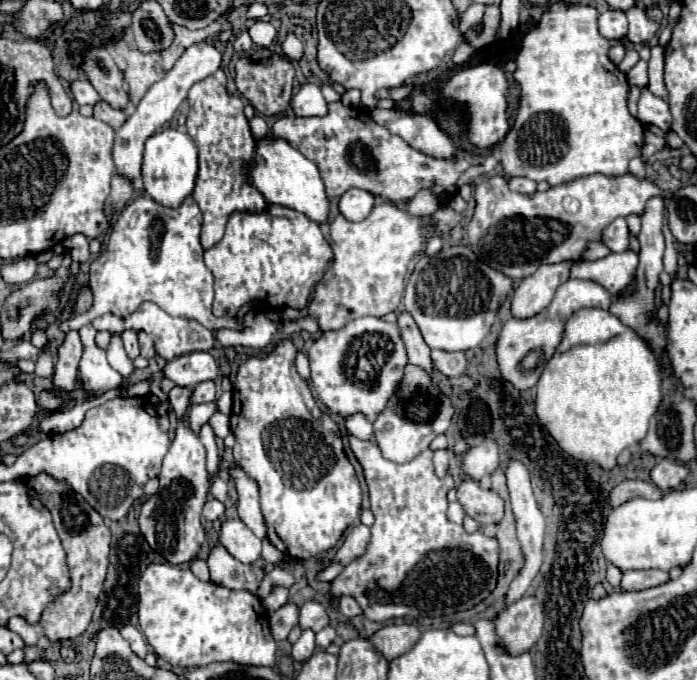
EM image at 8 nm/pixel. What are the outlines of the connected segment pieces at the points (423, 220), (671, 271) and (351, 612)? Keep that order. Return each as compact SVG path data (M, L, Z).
M392 201L378 203L368 219L360 223L352 223L338 215L330 223L334 263L324 279L316 285L308 305L310 317L318 319L322 331L332 331L344 327L356 317L384 317L386 313L396 311L404 295L406 267L410 259L422 251L422 243L434 229L436 225L430 215L412 217L402 205Z
M664 225L664 237L666 237L666 253L664 253L664 271L672 277L676 277L678 271L678 253L676 253L676 239Z
M344 595L344 597L338 599L338 609L340 609L346 617L354 617L354 615L360 615L360 613L362 613L360 607L358 607L358 603L356 603L352 597L348 597L348 595Z

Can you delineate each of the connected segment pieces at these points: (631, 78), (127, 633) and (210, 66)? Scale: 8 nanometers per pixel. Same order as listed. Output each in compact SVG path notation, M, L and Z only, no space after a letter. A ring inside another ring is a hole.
M638 61L638 65L634 69L630 69L626 73L628 83L630 85L638 85L638 87L646 87L648 85L648 63L646 61Z
M128 625L128 627L122 627L122 637L130 643L130 647L132 647L132 651L138 655L138 657L146 657L146 653L148 653L148 643L146 643L146 637L144 637L144 633L140 631L140 629L136 629L134 625Z
M204 41L204 43L196 43L192 47L188 47L182 57L176 61L176 65L158 81L150 87L150 91L144 95L144 99L138 103L134 115L128 117L128 121L122 125L122 129L116 131L116 143L114 143L114 163L120 175L124 175L126 179L136 179L140 175L140 167L142 167L142 155L144 155L144 143L150 135L154 135L164 123L168 123L172 119L172 115L176 113L176 109L180 107L180 103L186 99L190 87L202 79L206 79L208 75L216 73L220 69L220 51L212 41Z

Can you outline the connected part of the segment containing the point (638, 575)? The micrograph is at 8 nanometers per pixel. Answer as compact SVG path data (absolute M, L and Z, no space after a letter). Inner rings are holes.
M626 571L622 575L622 589L624 591L642 591L650 587L658 587L668 581L668 573L664 571Z

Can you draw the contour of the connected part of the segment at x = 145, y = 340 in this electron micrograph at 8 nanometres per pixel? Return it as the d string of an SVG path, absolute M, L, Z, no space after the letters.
M140 331L140 333L138 333L138 339L140 339L140 355L142 355L142 357L154 357L154 355L156 355L156 351L154 351L152 339L150 339L144 331Z

